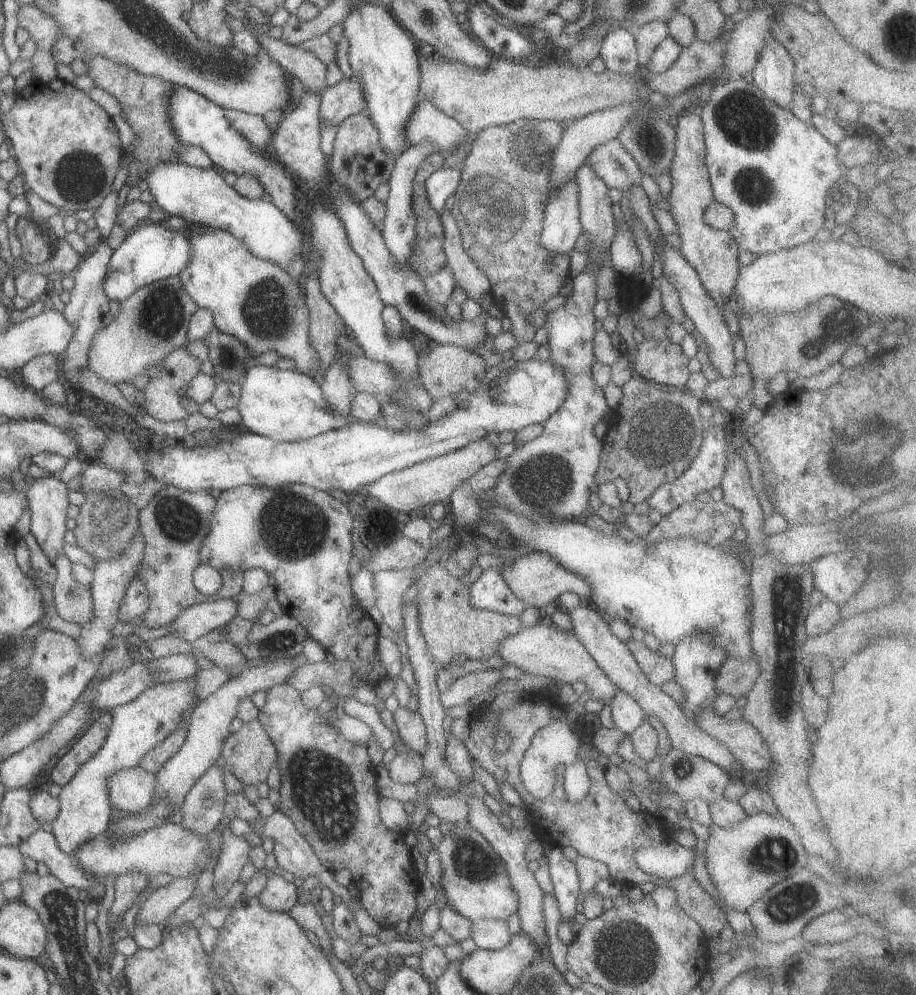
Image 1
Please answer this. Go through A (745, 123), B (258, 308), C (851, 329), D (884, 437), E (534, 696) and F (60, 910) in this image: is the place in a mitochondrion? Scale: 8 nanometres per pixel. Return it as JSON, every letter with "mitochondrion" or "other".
{"A":"mitochondrion","B":"mitochondrion","C":"other","D":"mitochondrion","E":"other","F":"mitochondrion"}

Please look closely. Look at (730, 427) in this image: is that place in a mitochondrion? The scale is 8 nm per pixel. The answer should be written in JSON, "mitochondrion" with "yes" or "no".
{"mitochondrion":"no"}

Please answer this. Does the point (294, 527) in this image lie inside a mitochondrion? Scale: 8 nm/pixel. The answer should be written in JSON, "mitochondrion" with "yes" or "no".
{"mitochondrion":"yes"}

